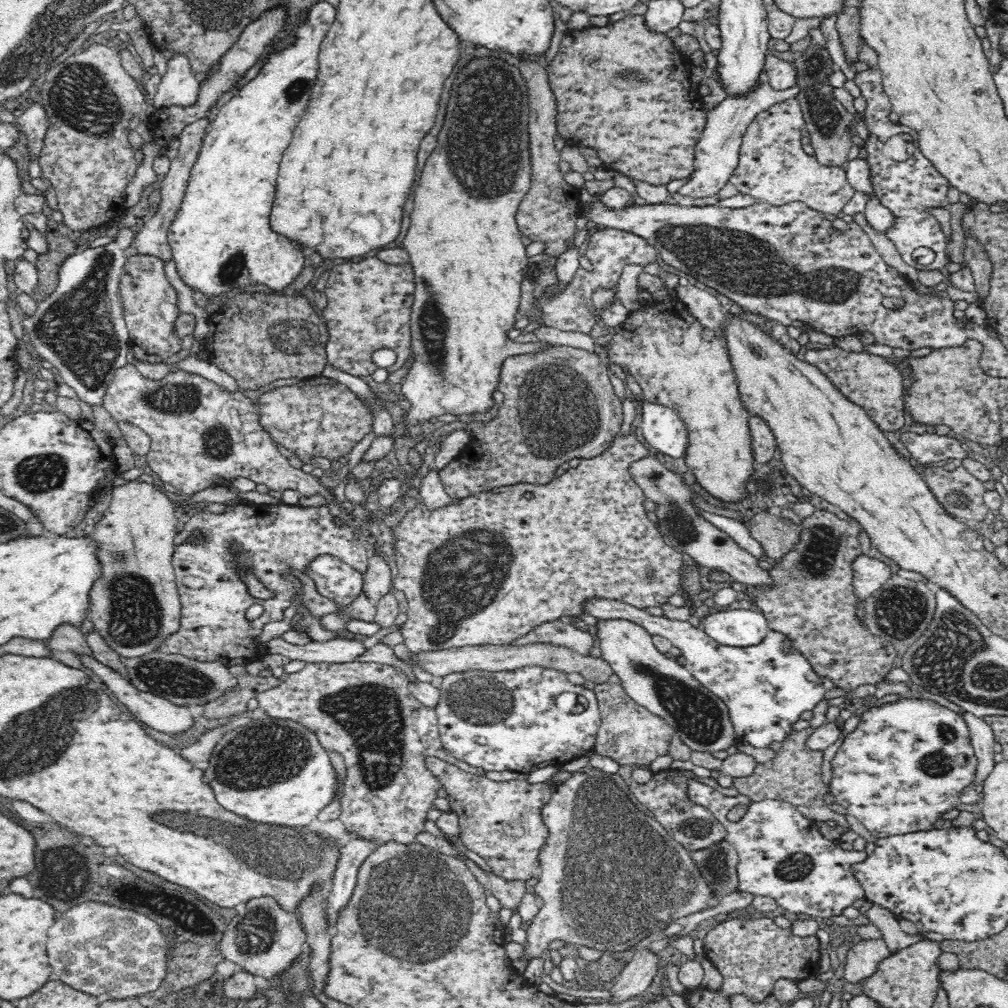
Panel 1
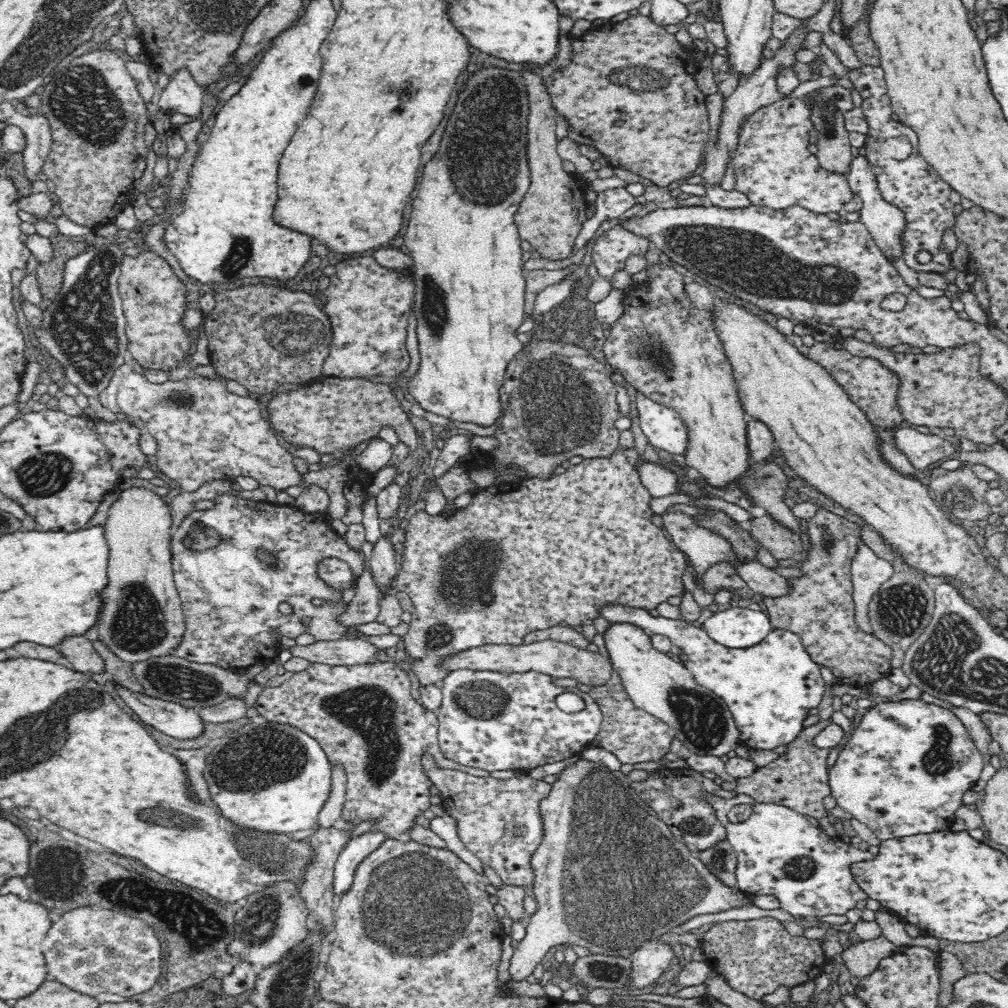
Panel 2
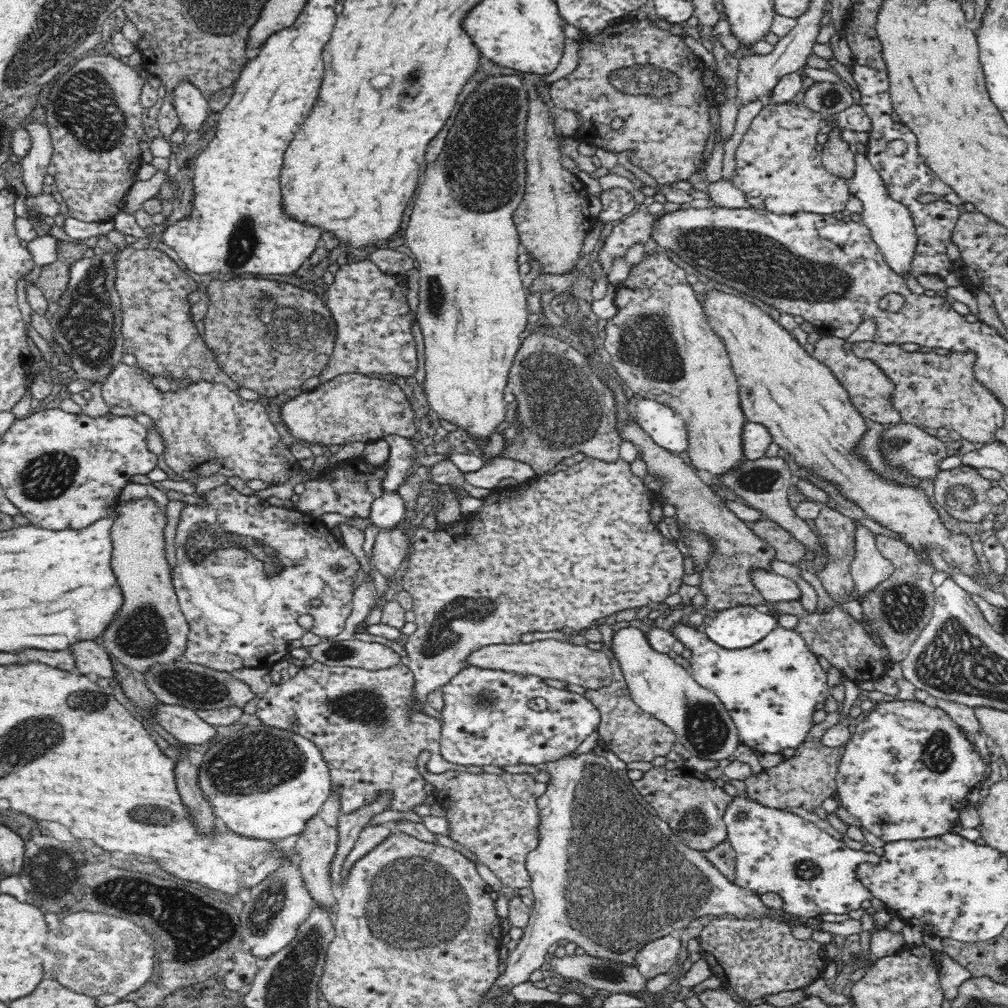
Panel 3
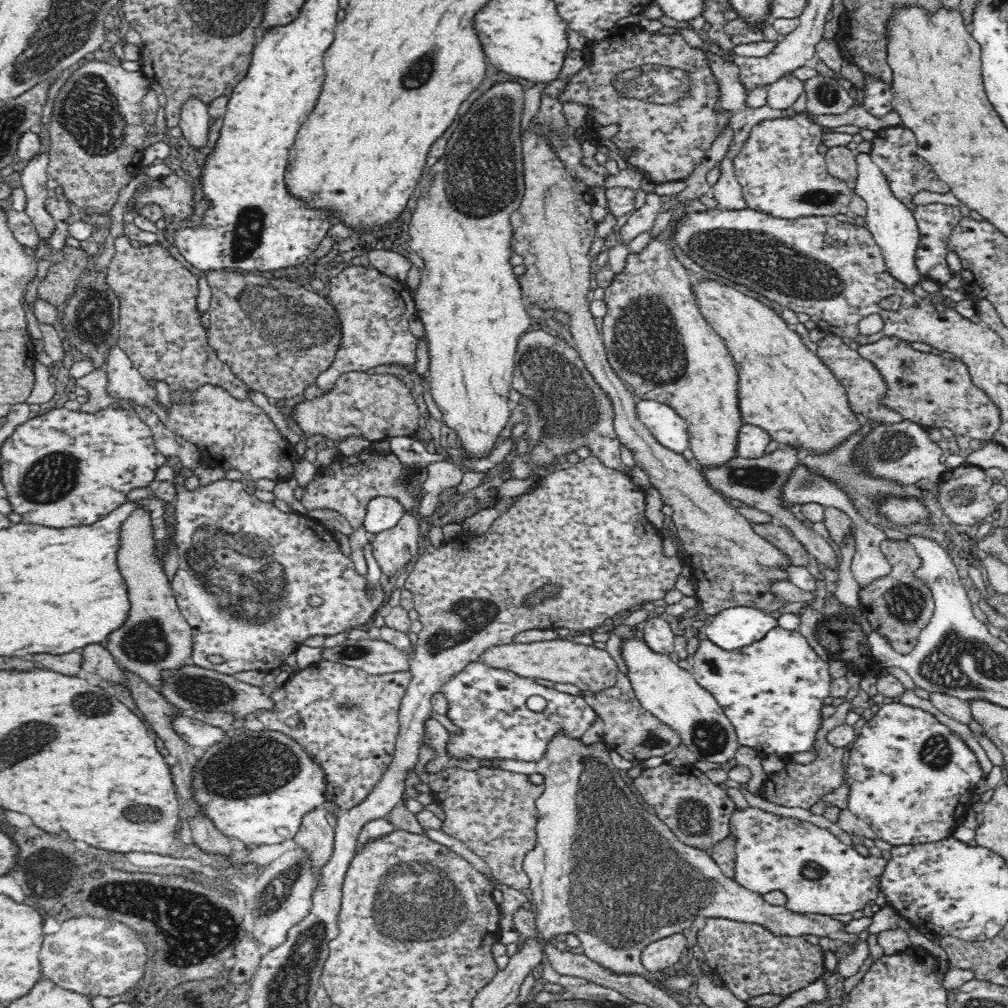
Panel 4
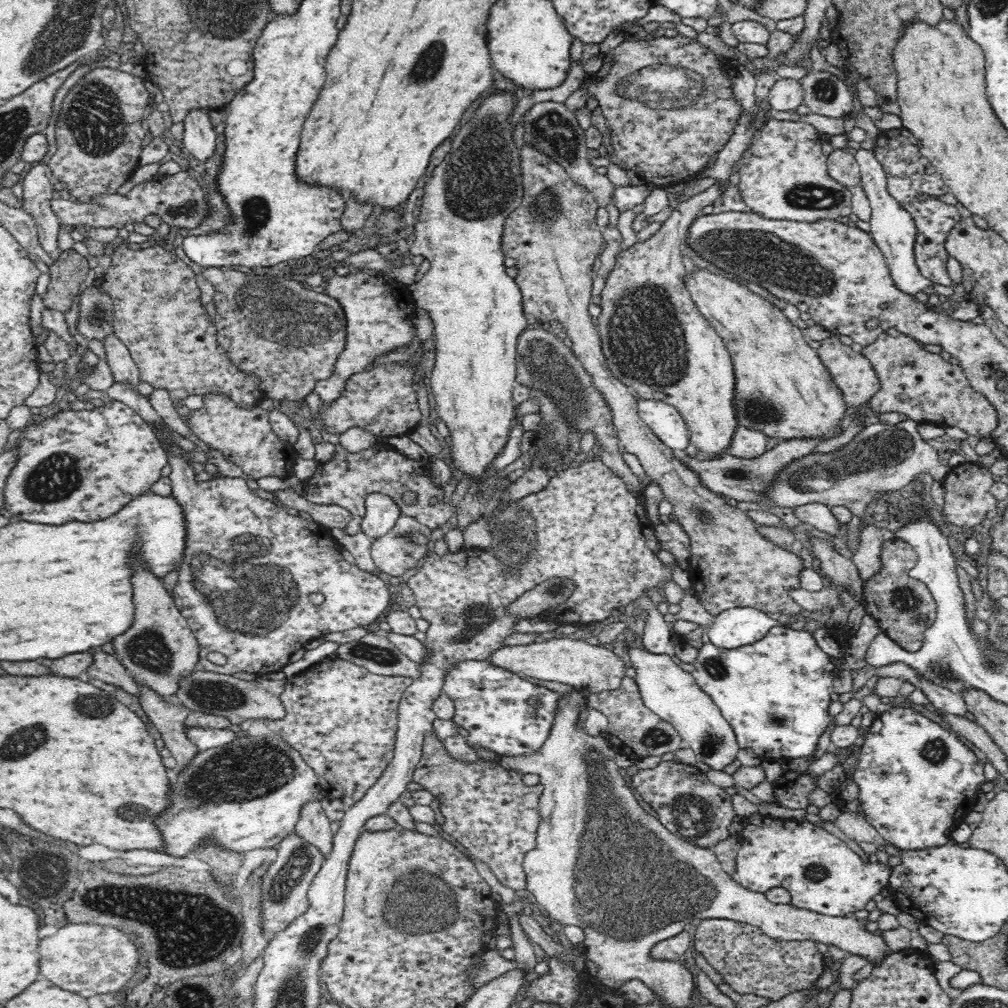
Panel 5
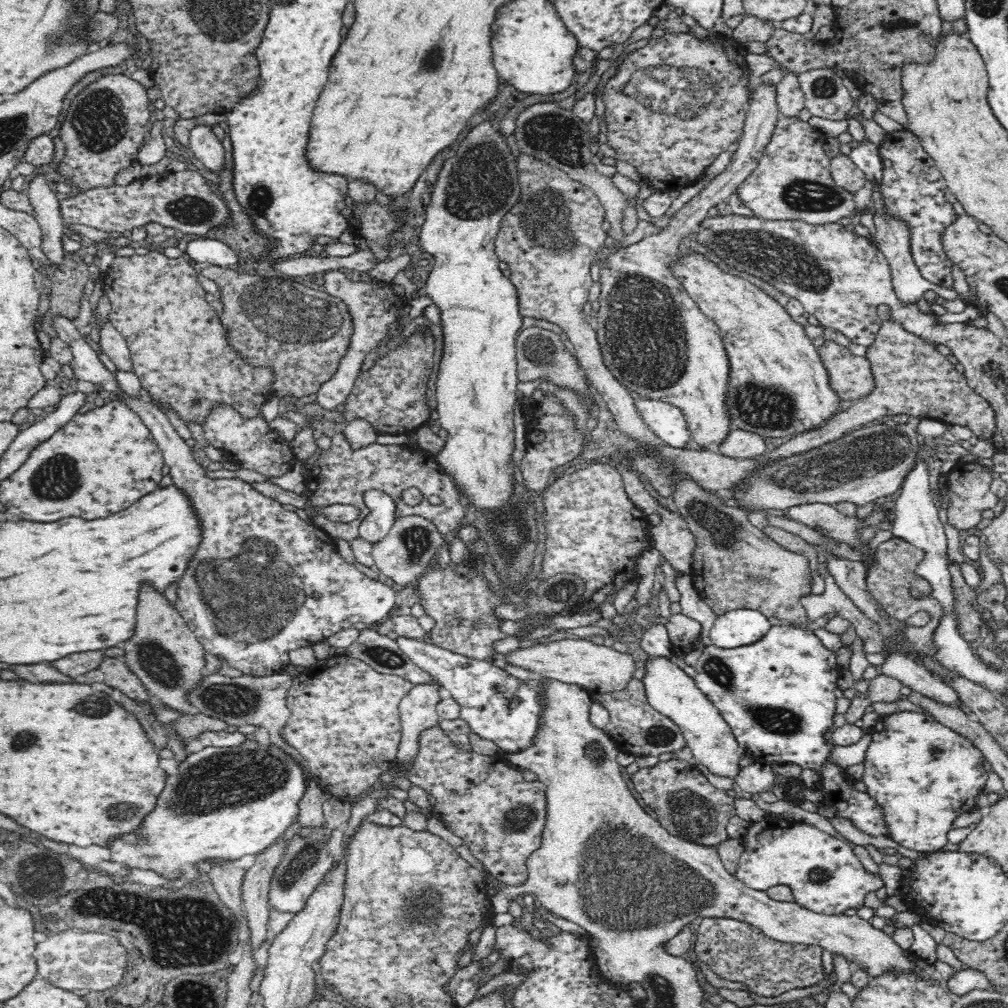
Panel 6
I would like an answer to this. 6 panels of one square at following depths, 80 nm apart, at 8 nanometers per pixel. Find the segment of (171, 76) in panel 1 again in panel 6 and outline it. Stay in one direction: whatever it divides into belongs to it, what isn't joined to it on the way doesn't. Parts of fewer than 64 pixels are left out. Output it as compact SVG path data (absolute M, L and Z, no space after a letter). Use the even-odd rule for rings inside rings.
M197 123L189 130L186 152L214 172L224 170L224 148L208 125Z

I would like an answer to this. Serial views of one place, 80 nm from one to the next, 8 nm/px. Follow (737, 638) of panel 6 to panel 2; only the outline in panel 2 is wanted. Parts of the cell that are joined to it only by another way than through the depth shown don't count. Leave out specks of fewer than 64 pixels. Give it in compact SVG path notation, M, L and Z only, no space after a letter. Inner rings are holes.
M741 604L705 614L698 624L712 640L728 648L754 646L762 642L773 629L767 614L748 609Z

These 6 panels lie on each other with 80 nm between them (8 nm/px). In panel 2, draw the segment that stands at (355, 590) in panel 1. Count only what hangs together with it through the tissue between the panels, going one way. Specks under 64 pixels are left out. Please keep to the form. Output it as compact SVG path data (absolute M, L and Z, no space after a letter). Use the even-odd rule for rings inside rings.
M322 558L316 566L316 573L332 591L343 594L346 589L357 589L358 576L354 576L349 564L339 558Z

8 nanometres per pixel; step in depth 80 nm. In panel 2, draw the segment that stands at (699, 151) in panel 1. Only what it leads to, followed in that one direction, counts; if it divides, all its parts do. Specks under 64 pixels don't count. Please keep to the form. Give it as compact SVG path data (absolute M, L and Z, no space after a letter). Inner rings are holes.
M797 27L784 41L784 46L771 59L764 57L759 67L747 79L742 79L738 82L736 90L732 92L728 98L723 100L716 137L713 140L708 140L708 142L704 144L704 148L702 148L700 163L703 164L703 170L698 174L700 182L698 182L698 184L682 182L679 187L682 192L690 196L704 196L707 193L708 187L721 186L721 180L728 174L728 170L730 170L730 166L732 166L732 160L739 143L742 126L757 110L782 99L800 98L806 96L806 94L810 94L810 92L838 85L837 82L840 76L833 74L830 76L819 76L818 78L812 78L804 82L801 81L800 84L798 84L792 92L788 92L788 94L782 94L777 89L776 74L778 74L784 66L792 66L797 59L804 56L803 49L800 46L802 46L802 40L806 38L806 34L807 33L803 32L800 27Z

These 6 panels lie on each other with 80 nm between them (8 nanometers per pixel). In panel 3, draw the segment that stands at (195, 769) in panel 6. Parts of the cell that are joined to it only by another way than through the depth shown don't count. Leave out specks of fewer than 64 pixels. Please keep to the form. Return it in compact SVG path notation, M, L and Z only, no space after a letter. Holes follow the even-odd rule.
M266 724L246 726L212 744L197 775L219 822L240 836L274 840L301 834L331 792L331 776L315 742Z

